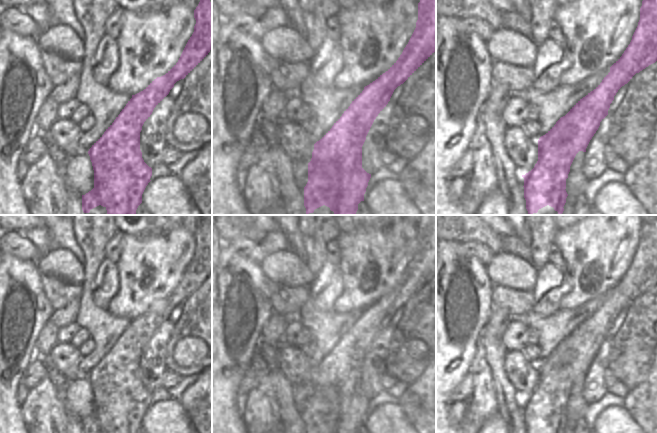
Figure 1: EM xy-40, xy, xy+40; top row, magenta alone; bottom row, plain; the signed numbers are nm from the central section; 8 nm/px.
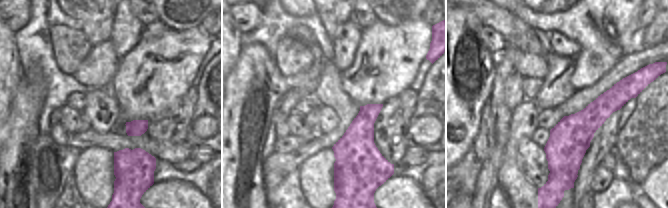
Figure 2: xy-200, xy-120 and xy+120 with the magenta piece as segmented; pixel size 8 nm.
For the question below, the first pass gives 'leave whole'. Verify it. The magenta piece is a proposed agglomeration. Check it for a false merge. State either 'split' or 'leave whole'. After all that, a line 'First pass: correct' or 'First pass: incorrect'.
split
First pass: incorrect

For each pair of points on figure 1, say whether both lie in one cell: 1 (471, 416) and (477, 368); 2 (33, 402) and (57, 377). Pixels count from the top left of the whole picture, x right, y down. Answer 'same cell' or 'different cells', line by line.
1: same cell
2: different cells

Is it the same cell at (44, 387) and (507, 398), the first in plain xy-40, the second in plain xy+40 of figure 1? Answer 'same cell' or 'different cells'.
different cells

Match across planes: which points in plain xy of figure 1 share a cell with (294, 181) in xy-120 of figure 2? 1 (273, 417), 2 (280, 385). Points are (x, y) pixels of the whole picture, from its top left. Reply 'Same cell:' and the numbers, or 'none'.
Same cell: 1

